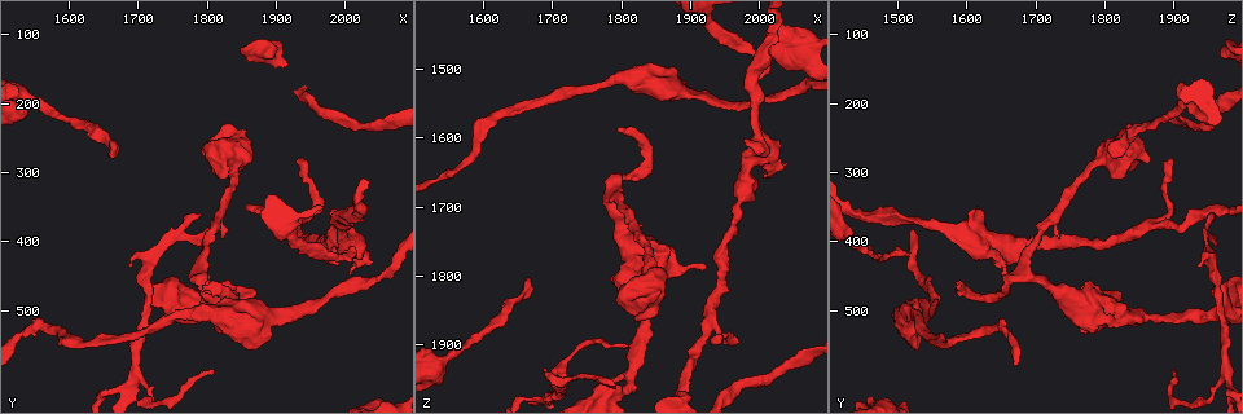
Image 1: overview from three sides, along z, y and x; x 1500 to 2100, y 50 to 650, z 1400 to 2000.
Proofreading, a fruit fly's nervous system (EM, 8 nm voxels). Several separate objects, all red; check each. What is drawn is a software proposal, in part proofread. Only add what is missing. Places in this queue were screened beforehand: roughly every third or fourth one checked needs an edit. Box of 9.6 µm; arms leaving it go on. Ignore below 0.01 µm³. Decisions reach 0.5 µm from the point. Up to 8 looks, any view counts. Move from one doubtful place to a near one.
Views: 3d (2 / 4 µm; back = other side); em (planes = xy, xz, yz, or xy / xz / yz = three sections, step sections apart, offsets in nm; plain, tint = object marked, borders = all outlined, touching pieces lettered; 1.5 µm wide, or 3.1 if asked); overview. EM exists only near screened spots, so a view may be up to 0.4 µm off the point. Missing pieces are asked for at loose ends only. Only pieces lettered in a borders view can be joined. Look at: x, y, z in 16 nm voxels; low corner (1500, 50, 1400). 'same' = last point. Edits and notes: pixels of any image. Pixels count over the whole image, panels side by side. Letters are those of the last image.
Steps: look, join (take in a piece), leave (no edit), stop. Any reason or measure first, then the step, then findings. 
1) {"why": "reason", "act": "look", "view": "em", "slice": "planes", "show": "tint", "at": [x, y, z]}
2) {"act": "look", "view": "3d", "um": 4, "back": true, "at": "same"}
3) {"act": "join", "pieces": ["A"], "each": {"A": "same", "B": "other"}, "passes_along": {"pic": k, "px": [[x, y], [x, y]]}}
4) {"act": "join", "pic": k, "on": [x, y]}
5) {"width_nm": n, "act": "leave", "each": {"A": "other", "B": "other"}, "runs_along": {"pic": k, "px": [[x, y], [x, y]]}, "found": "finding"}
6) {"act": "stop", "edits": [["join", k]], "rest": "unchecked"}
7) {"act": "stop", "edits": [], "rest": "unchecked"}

{"why": "an open end", "act": "look", "view": "3d", "um": 4, "at": [1790, 500, 1810]}

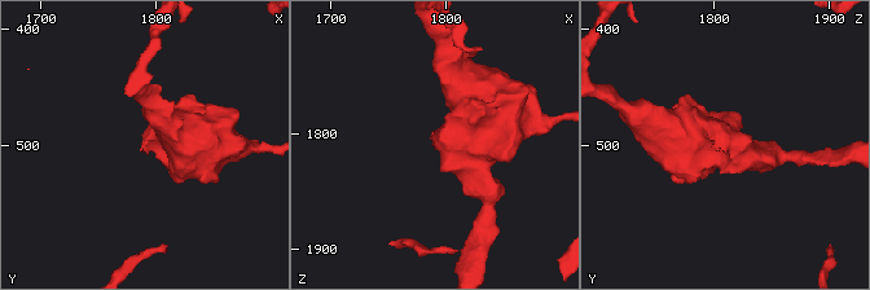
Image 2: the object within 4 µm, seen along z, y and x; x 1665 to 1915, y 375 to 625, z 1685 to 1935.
{"why": "need the tissue", "act": "look", "view": "em", "slice": "xy", "step": 8, "show": "borders", "at": [1794, 496, 1816]}

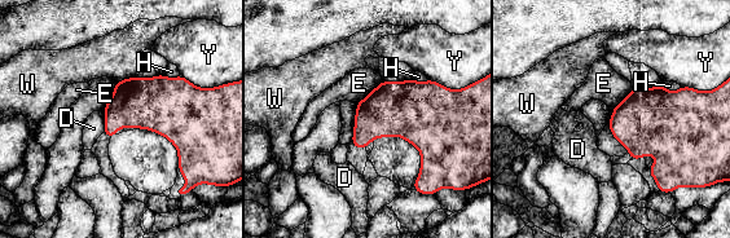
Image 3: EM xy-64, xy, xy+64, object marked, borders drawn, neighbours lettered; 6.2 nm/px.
{"act": "leave", "each": {"D": "other", "E": "other", "H": "other", "W": "other", "Y": "other"}, "border": {"pic": 3, "px": [[382, 80], [356, 104]]}, "found": "none of them fits"}

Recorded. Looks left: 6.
{"act": "look", "view": "3d", "um": 4, "at": [2005, 445, 1655]}

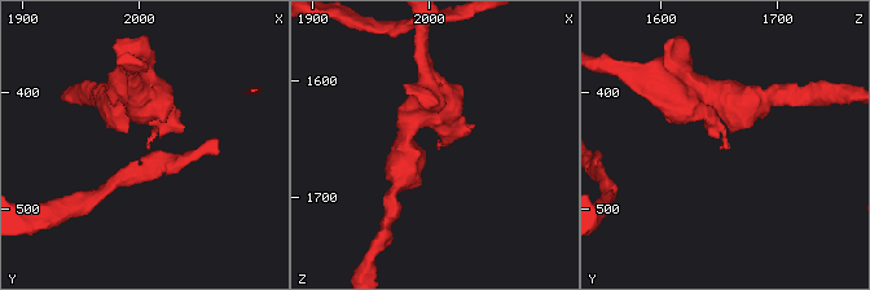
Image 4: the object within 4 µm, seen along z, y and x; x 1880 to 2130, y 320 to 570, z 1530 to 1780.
{"why": "shape alone is not enough", "act": "look", "view": "em", "slice": "planes", "show": "borders", "at": [2004, 448, 1656]}

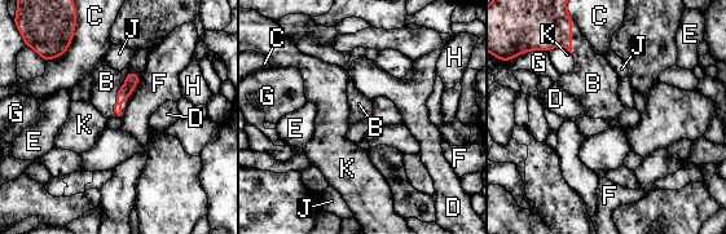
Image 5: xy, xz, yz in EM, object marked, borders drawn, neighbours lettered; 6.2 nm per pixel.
{"act": "join", "pic": 5, "on": [106, 82], "each": {"B": "same", "C": "other", "D": "other", "E": "other", "F": "other", "G": "other", "H": "other", "J": "other", "K": "other"}, "passes_along": {"pic": 5, "px": [[131, 78], [117, 95], [106, 82]]}, "found": "it goes on there"}

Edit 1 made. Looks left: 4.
{"why": "branch stops here", "act": "look", "view": "3d", "um": 4, "at": [1790, 365, 1955]}

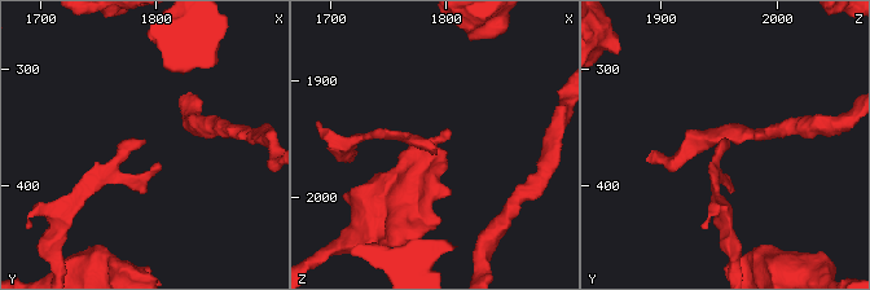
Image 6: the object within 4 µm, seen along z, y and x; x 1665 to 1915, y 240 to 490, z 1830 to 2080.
{"act": "look", "view": "em", "slice": "planes", "show": "borders", "at": [1792, 362, 1956]}

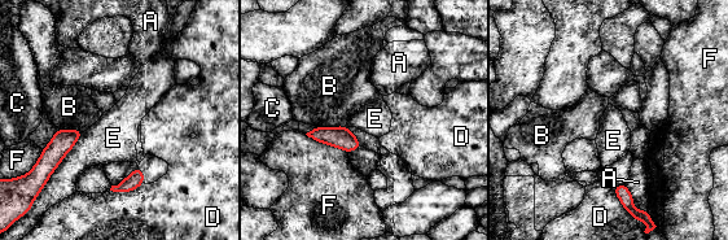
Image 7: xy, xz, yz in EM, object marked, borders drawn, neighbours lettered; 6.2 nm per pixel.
{"width_nm": 140, "act": "leave", "each": {"A": "other", "B": "other", "C": "other", "D": "other", "E": "other", "F": "other"}, "border": {"pic": 7, "px": [[84, 131], [49, 178]]}, "found": "no lettered piece goes on from it"}

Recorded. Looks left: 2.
{"act": "stop", "edits": [["join", 5]], "rest": "unchecked"}

